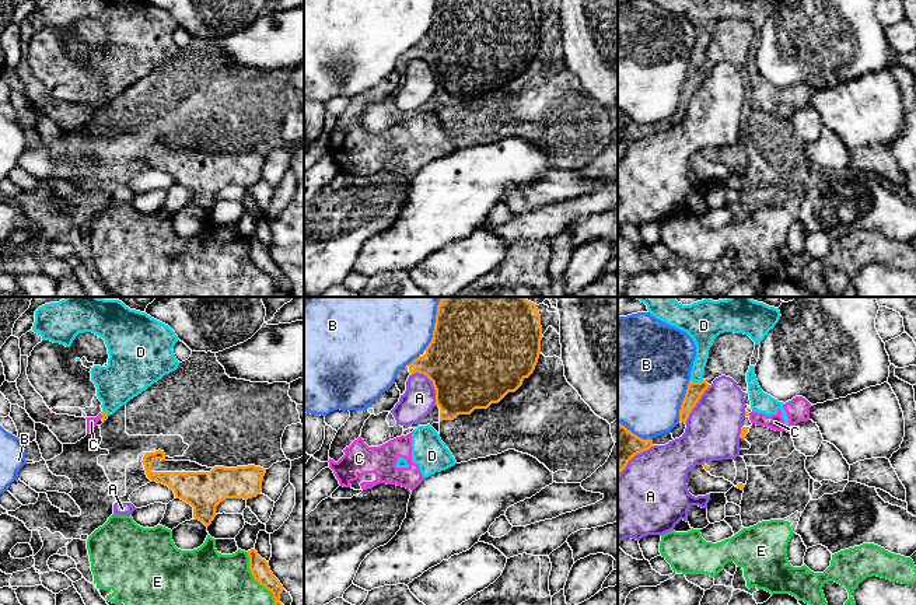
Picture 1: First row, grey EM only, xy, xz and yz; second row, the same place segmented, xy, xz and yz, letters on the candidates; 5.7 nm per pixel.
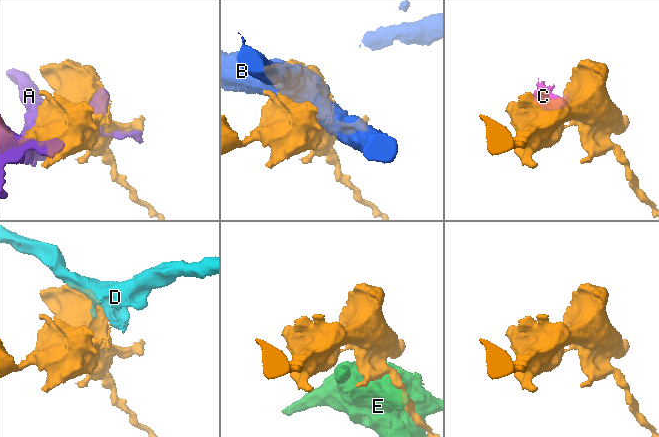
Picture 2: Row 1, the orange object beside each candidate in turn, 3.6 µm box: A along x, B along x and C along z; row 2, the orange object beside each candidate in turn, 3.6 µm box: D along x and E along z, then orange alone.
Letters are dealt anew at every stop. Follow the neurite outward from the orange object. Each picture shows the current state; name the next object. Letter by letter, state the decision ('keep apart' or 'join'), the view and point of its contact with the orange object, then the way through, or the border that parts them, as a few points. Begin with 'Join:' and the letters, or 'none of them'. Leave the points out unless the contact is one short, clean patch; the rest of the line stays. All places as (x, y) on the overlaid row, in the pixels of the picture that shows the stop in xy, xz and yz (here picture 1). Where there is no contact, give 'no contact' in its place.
Join: none of them
A: keep apart; contact xz (433, 384)
B: keep apart; contact xz (434, 324)
C: keep apart; contact xy (102, 416); border xy (100, 413), (102, 418)
D: keep apart; contact yz (696, 383)
E: keep apart; contact xy (255, 579)

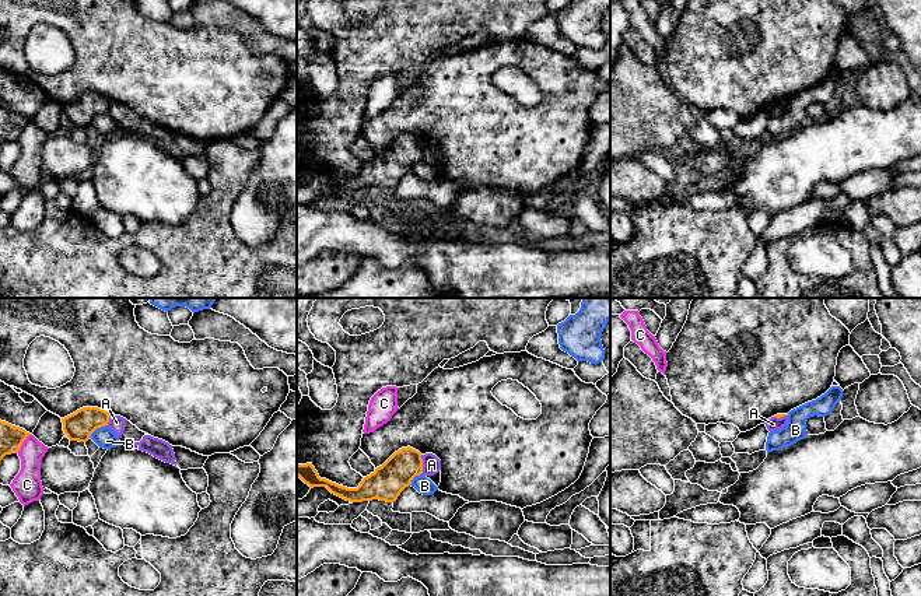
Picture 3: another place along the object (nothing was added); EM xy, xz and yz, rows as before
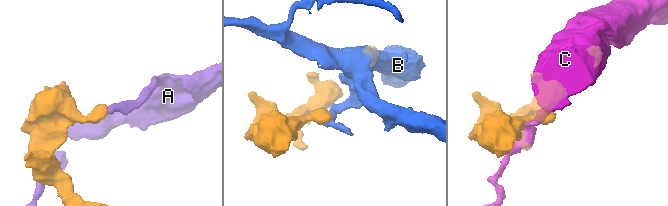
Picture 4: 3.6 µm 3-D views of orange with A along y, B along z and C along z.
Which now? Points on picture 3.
Join: none of them
A: keep apart; contact xz (422, 465); border xz (420, 455), (422, 473)
B: keep apart; contact xy (97, 427); border xy (107, 424), (97, 428), (88, 437)
C: keep apart; contact xy (23, 441); border xy (31, 434), (17, 452)

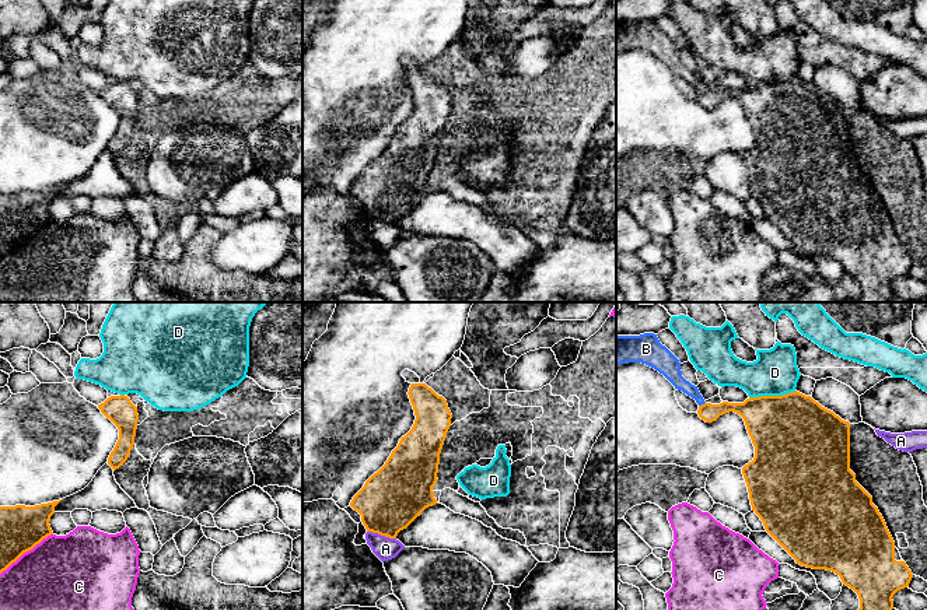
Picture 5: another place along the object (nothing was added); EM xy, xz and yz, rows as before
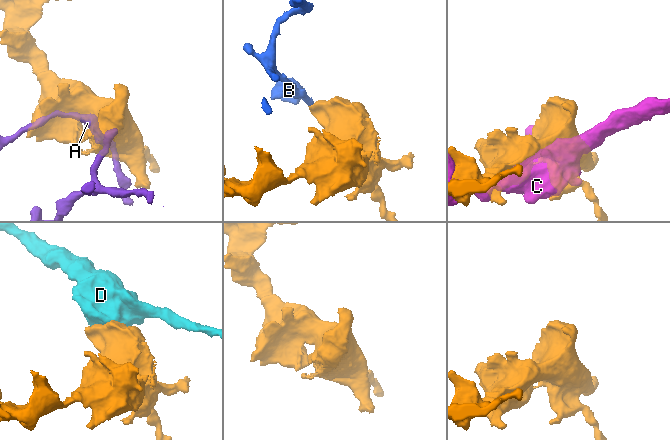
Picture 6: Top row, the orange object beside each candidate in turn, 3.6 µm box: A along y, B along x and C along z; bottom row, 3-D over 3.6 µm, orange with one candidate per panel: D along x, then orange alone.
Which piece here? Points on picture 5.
Join: none of them
A: keep apart; contact xz (381, 535); border xz (367, 530), (395, 539)
B: keep apart; contact yz (702, 405); border yz (705, 402), (699, 406)
C: keep apart; contact xy (25, 551)
D: keep apart; contact yz (772, 396); border yz (796, 391), (749, 398)

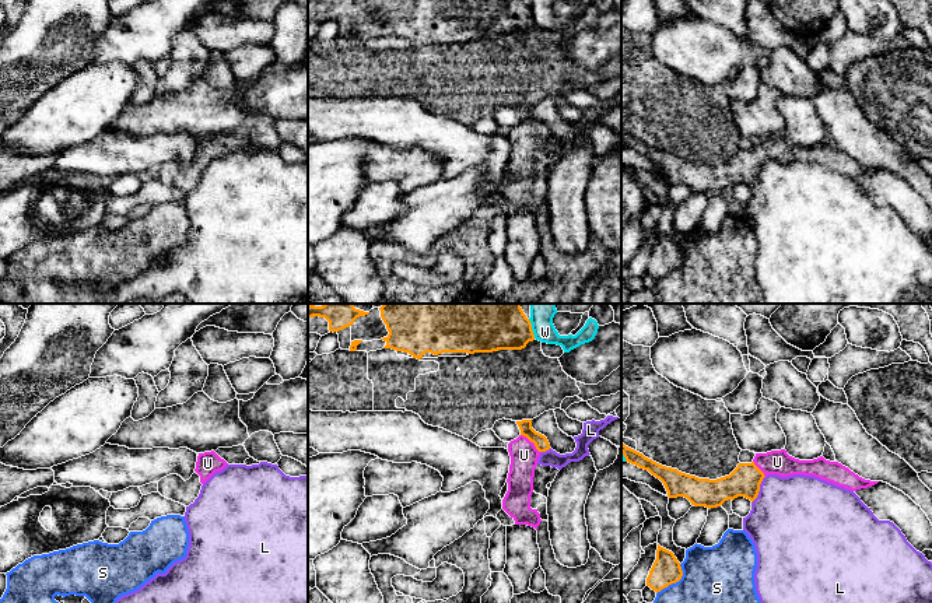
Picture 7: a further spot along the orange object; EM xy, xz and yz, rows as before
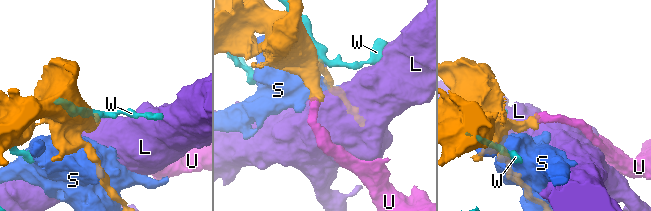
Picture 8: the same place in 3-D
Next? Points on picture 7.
Join: U
L: keep apart; contact yz (759, 490); border yz (766, 476), (757, 497), (752, 502)
S: keep apart; contact yz (675, 582)
U: join; contact xz (532, 441); way xz (525, 426), (532, 441), (524, 451), (524, 455)
W: keep apart; contact xz (531, 329)

